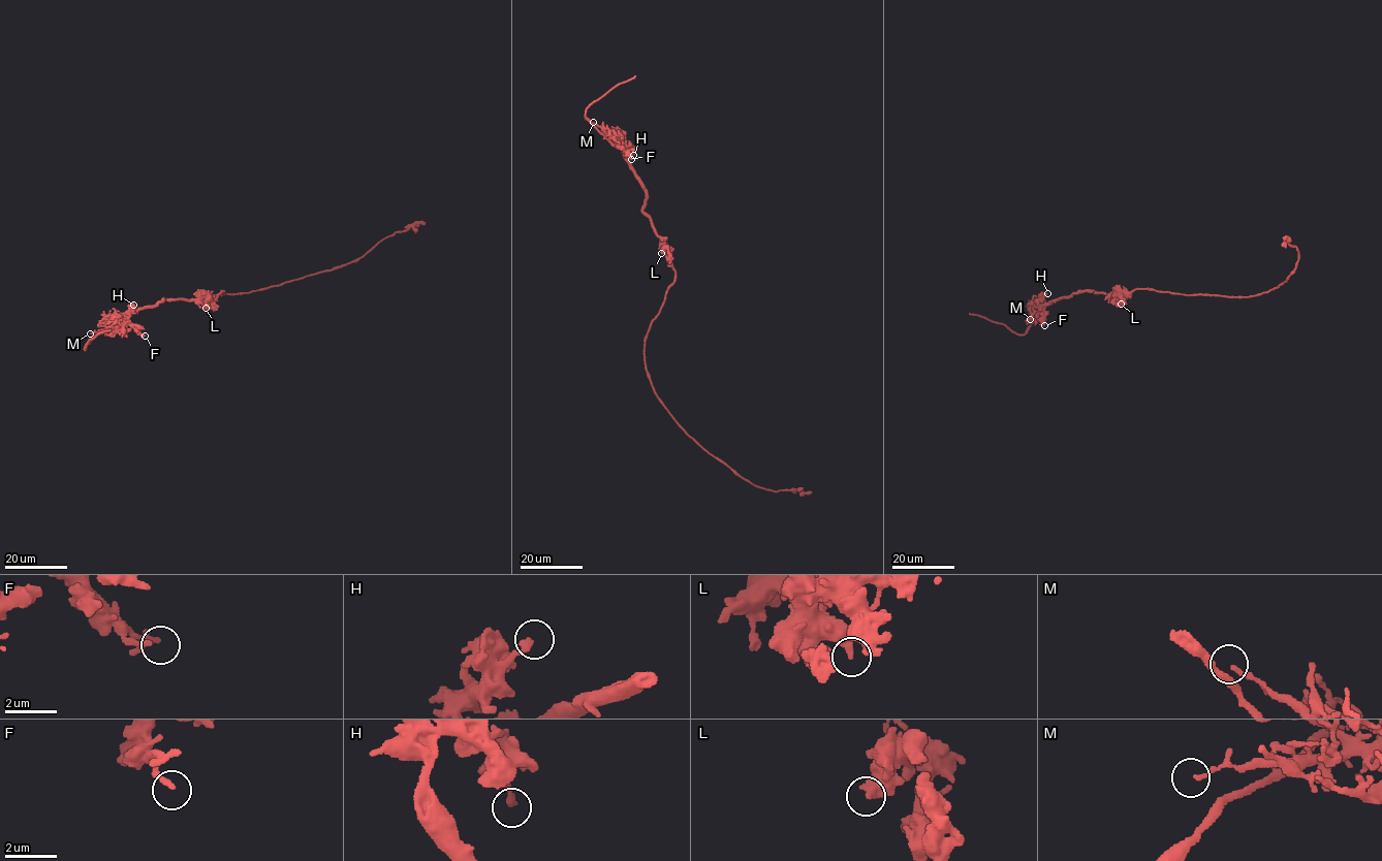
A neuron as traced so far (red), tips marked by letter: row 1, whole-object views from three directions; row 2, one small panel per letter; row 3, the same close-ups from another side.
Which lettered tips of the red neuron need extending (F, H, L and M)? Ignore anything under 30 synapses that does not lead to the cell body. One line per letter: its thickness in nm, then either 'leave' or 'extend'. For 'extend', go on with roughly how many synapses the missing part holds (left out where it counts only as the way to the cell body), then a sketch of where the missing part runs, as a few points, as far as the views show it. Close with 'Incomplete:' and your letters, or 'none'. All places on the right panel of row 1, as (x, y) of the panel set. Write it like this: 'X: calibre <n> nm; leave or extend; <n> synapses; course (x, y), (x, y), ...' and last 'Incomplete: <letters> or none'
F: calibre 200 nm; leave
H: calibre 240 nm; leave
L: calibre 420 nm; leave
M: calibre 130 nm; leave
Incomplete: none

